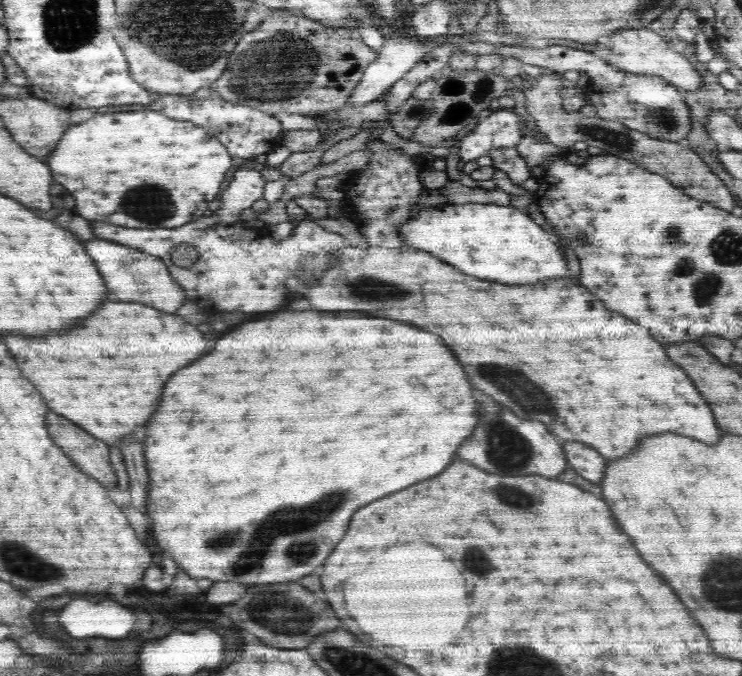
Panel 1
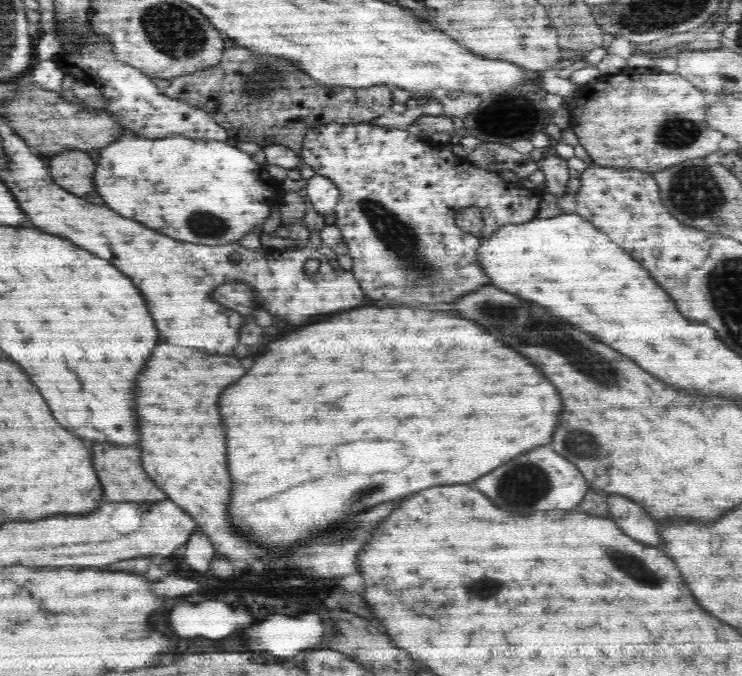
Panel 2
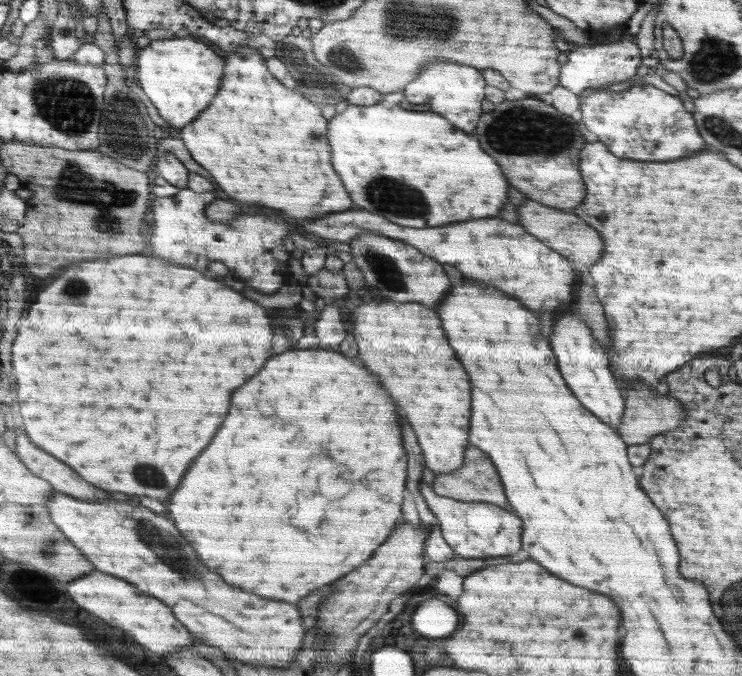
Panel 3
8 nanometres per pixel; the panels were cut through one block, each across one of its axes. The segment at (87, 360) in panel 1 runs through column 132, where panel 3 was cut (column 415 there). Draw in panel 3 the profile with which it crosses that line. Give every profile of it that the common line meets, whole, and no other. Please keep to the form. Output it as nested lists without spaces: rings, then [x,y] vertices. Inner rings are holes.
[[[362,303],[352,312],[360,360],[384,380],[384,388],[404,408],[424,454],[425,468],[433,475],[454,473],[463,466],[470,430],[470,378],[454,356],[440,318],[422,304]]]

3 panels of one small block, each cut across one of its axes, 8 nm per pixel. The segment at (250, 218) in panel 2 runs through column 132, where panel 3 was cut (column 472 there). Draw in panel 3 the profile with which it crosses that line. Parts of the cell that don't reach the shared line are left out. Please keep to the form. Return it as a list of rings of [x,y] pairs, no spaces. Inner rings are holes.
[[[400,92],[384,96],[384,102],[373,104],[372,106],[354,106],[348,105],[342,114],[336,113],[332,118],[332,148],[336,148],[336,172],[344,176],[344,184],[352,188],[352,200],[356,200],[358,206],[362,206],[368,212],[378,212],[386,220],[398,224],[398,226],[408,226],[408,228],[432,228],[432,226],[442,226],[442,224],[452,224],[452,222],[464,222],[470,218],[496,218],[502,206],[508,200],[508,182],[500,170],[500,166],[494,162],[492,156],[488,156],[478,140],[458,128],[454,128],[446,118],[432,111],[414,112],[414,110],[404,110],[400,108],[400,98],[403,98]]]

